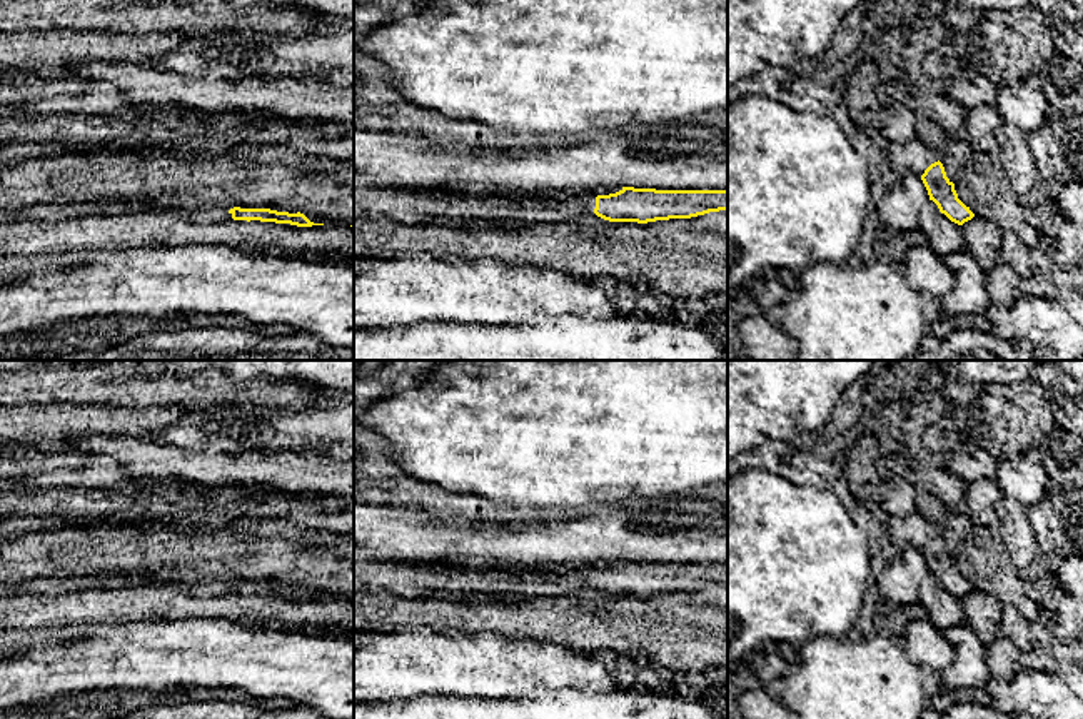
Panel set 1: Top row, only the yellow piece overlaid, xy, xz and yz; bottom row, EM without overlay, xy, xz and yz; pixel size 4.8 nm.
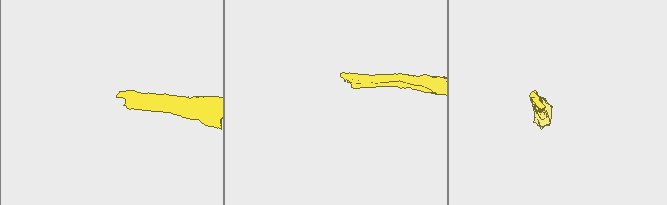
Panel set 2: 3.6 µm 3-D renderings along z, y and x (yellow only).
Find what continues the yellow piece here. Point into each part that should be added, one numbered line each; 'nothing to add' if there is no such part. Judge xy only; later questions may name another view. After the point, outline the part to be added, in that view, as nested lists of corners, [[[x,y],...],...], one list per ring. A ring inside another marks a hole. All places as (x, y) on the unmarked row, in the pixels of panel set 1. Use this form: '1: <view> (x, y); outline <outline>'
1: xy (212, 588); outline [[[222,581],[192,582],[180,586],[187,587],[192,594],[200,597],[217,597],[232,592],[232,587]]]

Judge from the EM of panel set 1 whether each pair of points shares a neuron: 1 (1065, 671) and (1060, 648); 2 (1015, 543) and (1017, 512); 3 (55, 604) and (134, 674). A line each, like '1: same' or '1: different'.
1: same
2: same
3: different

